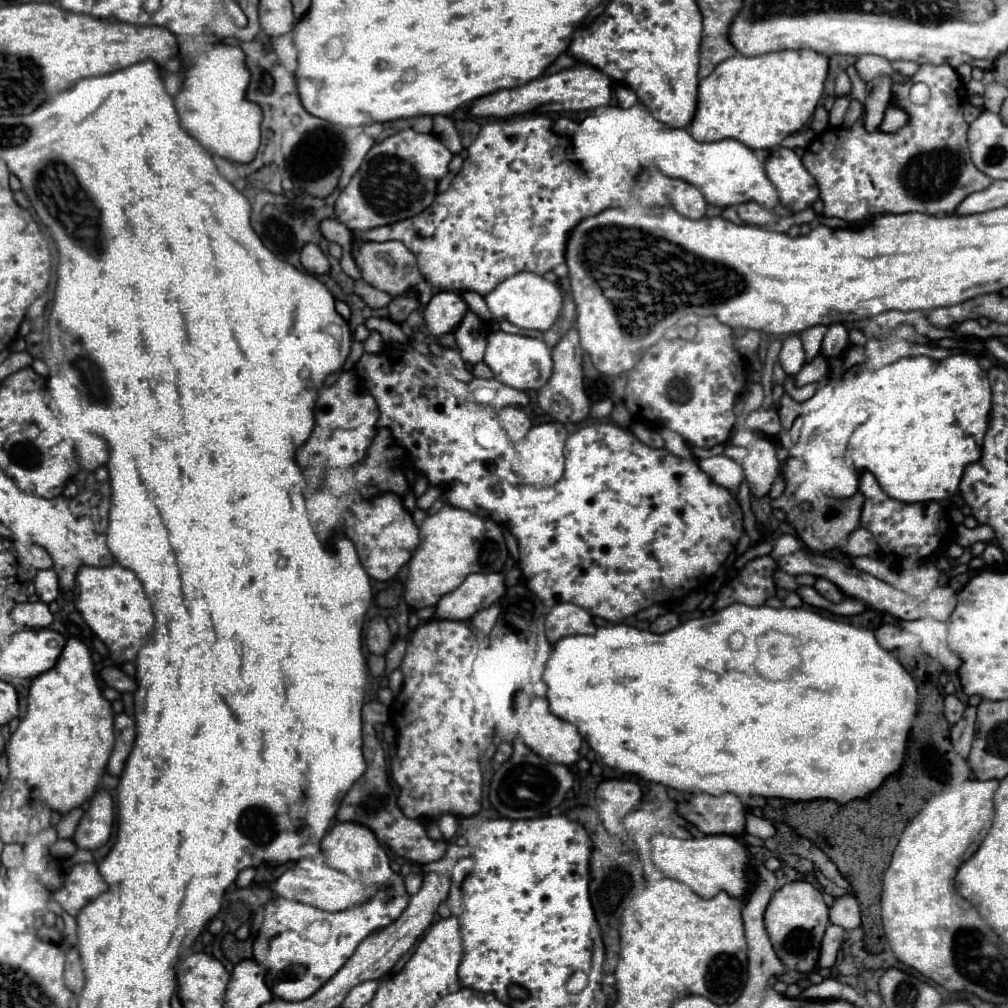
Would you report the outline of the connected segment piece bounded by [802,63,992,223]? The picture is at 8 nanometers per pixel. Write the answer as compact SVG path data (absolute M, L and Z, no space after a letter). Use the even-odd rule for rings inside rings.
M948 63L942 65L920 65L918 71L906 81L906 83L894 83L892 87L892 103L908 113L908 123L896 133L884 133L884 131L874 131L868 133L864 129L864 115L848 129L838 127L838 129L828 129L822 131L808 147L806 153L802 155L804 167L810 171L810 175L818 181L820 187L820 199L824 201L824 217L840 217L844 221L862 221L870 219L876 215L886 215L886 213L924 213L924 215L948 215L958 207L958 201L962 197L986 189L986 185L992 183L988 175L978 171L974 163L970 161L970 151L966 143L966 131L968 123L964 121L962 111L964 105L968 103L968 93L966 87L954 67ZM914 83L926 83L932 91L930 101L926 105L914 105L908 99L910 85ZM938 149L946 149L946 153L954 153L958 157L958 169L954 169L954 181L950 181L950 189L946 193L938 193L938 185L946 185L946 161L942 161L942 153Z

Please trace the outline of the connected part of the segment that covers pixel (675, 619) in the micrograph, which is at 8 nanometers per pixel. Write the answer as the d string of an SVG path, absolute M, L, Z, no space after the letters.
M666 613L666 615L658 617L658 619L650 625L650 631L652 631L652 633L666 633L666 631L674 629L674 625L680 625L678 613Z

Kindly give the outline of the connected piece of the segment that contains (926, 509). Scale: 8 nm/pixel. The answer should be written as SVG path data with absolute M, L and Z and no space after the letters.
M868 471L860 473L860 491L866 497L860 523L864 529L868 529L874 535L884 557L900 557L900 559L912 557L912 559L922 561L922 559L932 557L938 551L940 523L946 519L946 513L938 503L930 501L930 503L906 505L906 503L894 501L880 489L878 481Z

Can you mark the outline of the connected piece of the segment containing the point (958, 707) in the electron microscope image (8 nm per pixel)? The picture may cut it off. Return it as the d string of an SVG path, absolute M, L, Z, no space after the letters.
M946 695L944 697L944 715L950 725L954 725L962 715L964 715L966 705L956 697L956 695Z

